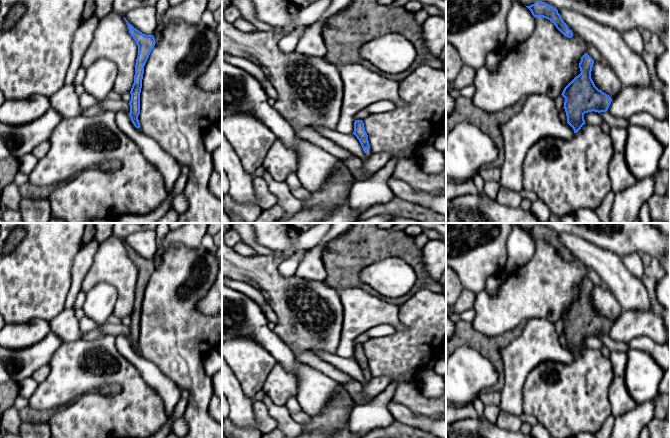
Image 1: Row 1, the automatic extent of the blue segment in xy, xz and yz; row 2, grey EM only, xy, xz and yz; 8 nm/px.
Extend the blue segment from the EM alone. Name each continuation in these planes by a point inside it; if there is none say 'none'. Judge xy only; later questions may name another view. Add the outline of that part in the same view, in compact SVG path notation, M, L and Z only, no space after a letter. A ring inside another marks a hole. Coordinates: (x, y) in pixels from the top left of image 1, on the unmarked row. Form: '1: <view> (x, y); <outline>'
none

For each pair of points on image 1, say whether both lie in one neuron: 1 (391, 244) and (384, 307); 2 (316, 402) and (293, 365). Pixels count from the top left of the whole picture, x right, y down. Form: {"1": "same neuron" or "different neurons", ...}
{"1": "different neurons", "2": "same neuron"}

